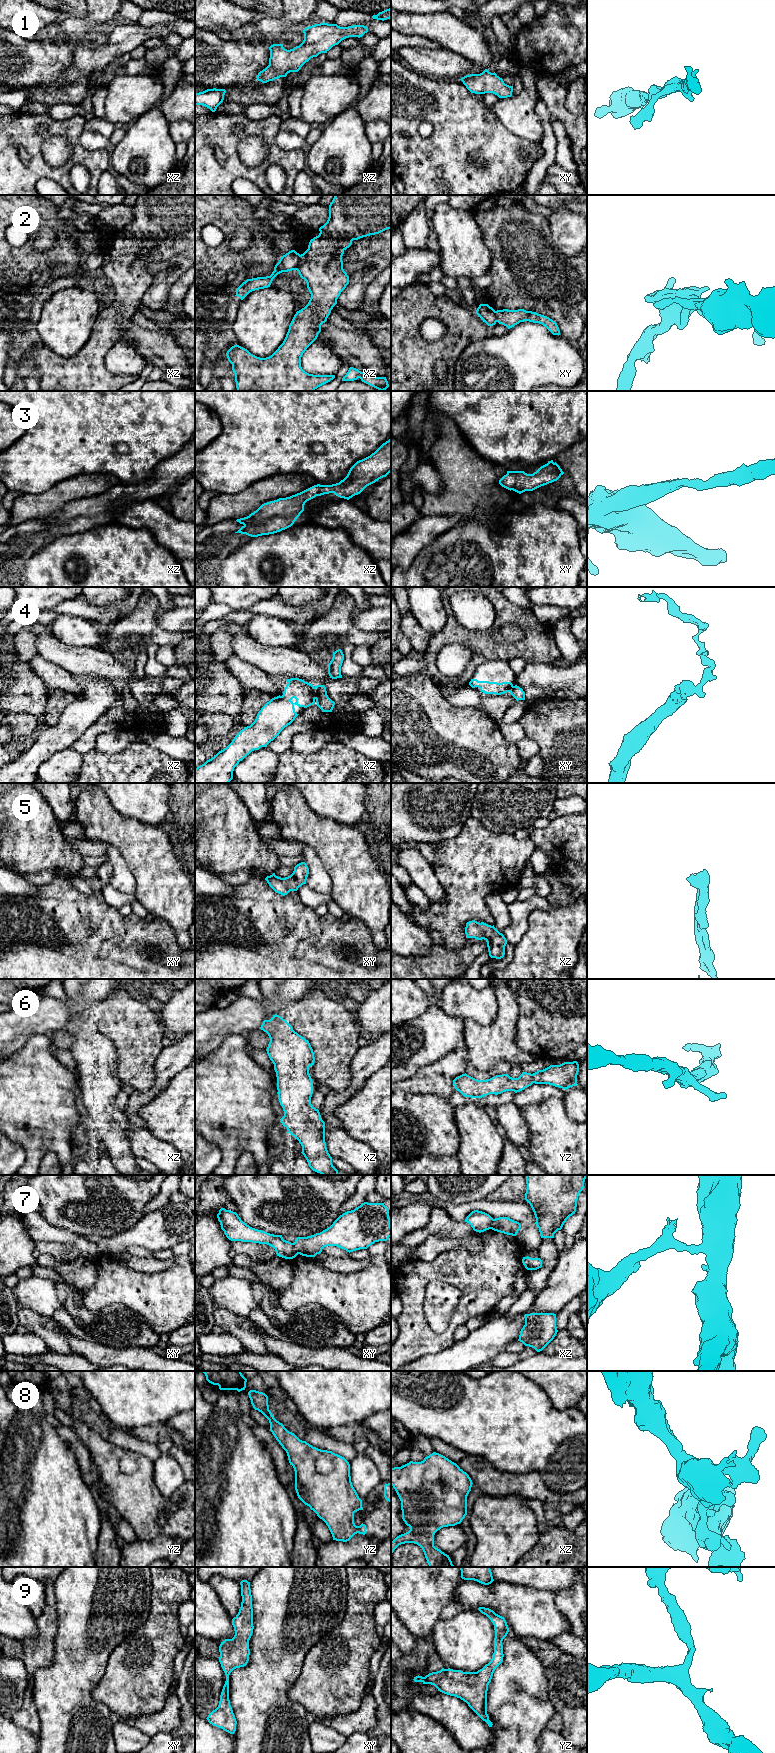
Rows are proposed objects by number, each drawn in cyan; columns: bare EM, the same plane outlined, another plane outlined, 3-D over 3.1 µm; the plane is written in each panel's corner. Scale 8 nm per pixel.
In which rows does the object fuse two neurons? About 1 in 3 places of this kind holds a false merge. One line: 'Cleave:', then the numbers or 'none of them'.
Cleave: 2, 4, 7

